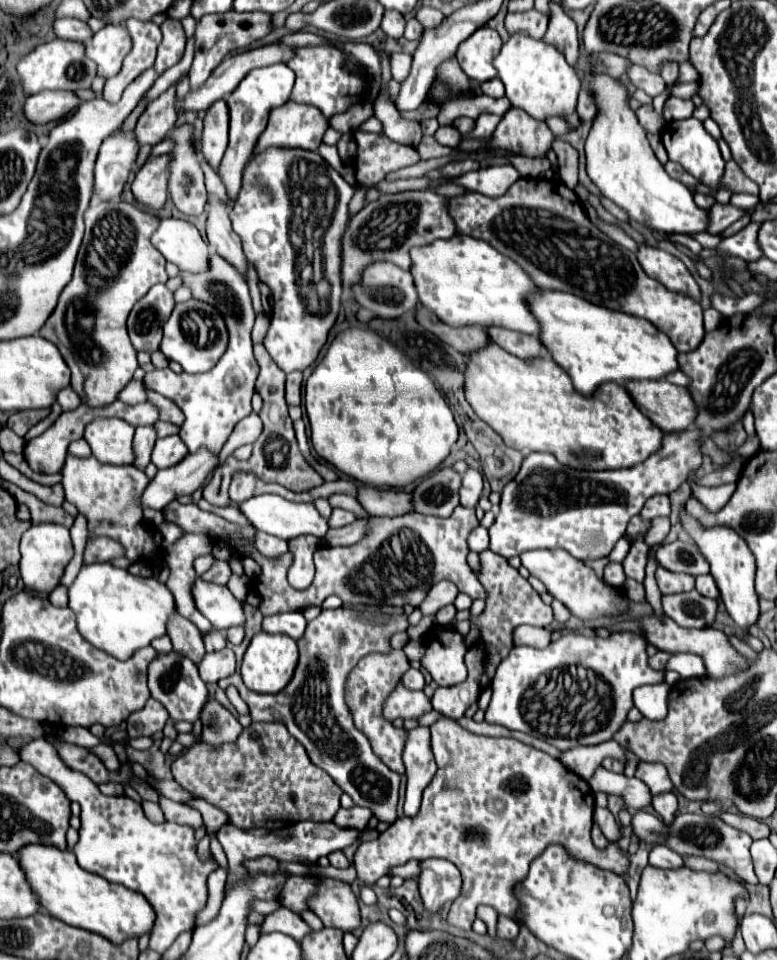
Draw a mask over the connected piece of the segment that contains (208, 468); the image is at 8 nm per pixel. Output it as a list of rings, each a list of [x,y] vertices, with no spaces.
[[[199,451],[199,455],[187,455],[181,463],[159,471],[151,479],[151,483],[139,497],[139,507],[161,511],[177,497],[191,495],[203,485],[207,473],[211,473],[215,465],[217,457],[211,459],[207,451]]]

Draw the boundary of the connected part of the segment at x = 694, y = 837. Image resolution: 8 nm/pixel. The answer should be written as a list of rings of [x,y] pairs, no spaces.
[[[637,811],[631,819],[631,827],[633,827],[633,833],[637,835],[639,843],[645,843],[645,845],[651,845],[651,847],[657,847],[657,845],[665,845],[669,847],[673,853],[681,855],[681,857],[705,857],[705,859],[711,859],[719,865],[725,865],[729,867],[739,879],[743,879],[745,883],[751,883],[751,885],[757,885],[757,875],[755,875],[755,869],[753,869],[753,859],[751,859],[751,853],[749,853],[749,847],[751,847],[751,837],[731,825],[727,825],[721,817],[717,815],[695,815],[695,813],[679,813],[669,825],[659,819],[657,815],[653,813],[647,813],[647,811]]]

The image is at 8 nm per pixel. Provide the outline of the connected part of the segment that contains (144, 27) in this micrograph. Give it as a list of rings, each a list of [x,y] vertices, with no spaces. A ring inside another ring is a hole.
[[[127,19],[125,27],[127,27],[127,31],[131,35],[133,47],[131,47],[129,55],[123,61],[121,73],[115,75],[115,79],[105,83],[103,97],[107,101],[111,101],[111,103],[119,99],[123,89],[133,79],[137,79],[145,69],[153,67],[155,55],[157,55],[157,45],[159,45],[159,39],[161,39],[159,25],[155,25],[153,21],[145,23],[145,21],[137,21],[137,19]]]

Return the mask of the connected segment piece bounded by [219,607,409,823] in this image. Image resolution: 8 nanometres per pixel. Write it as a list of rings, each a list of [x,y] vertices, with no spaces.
[[[353,607],[323,609],[321,615],[307,623],[299,645],[299,663],[289,685],[275,693],[251,693],[239,675],[231,675],[219,685],[225,689],[229,683],[239,689],[241,699],[249,705],[253,721],[281,721],[289,733],[307,749],[309,759],[327,771],[331,779],[355,801],[355,805],[371,807],[379,821],[393,823],[397,819],[397,793],[399,775],[391,771],[371,749],[371,743],[363,731],[353,723],[351,709],[347,705],[347,679],[351,669],[369,653],[391,653],[391,635],[407,631],[407,615],[389,612],[385,607],[376,611]]]

